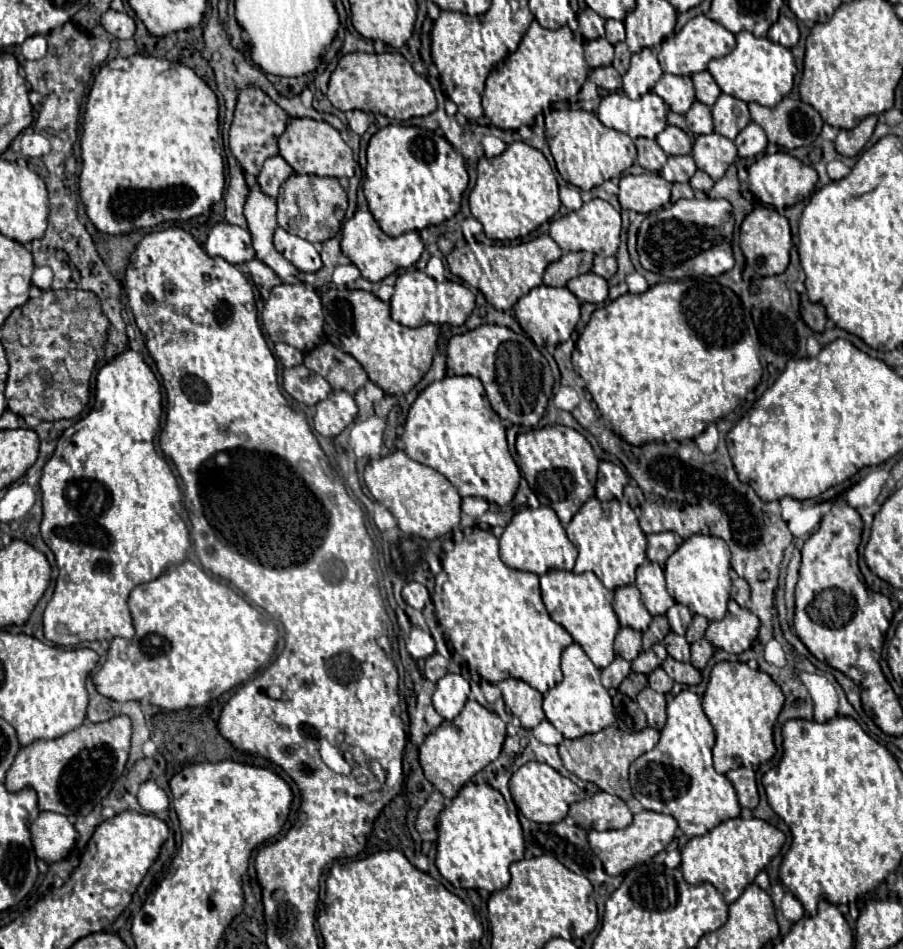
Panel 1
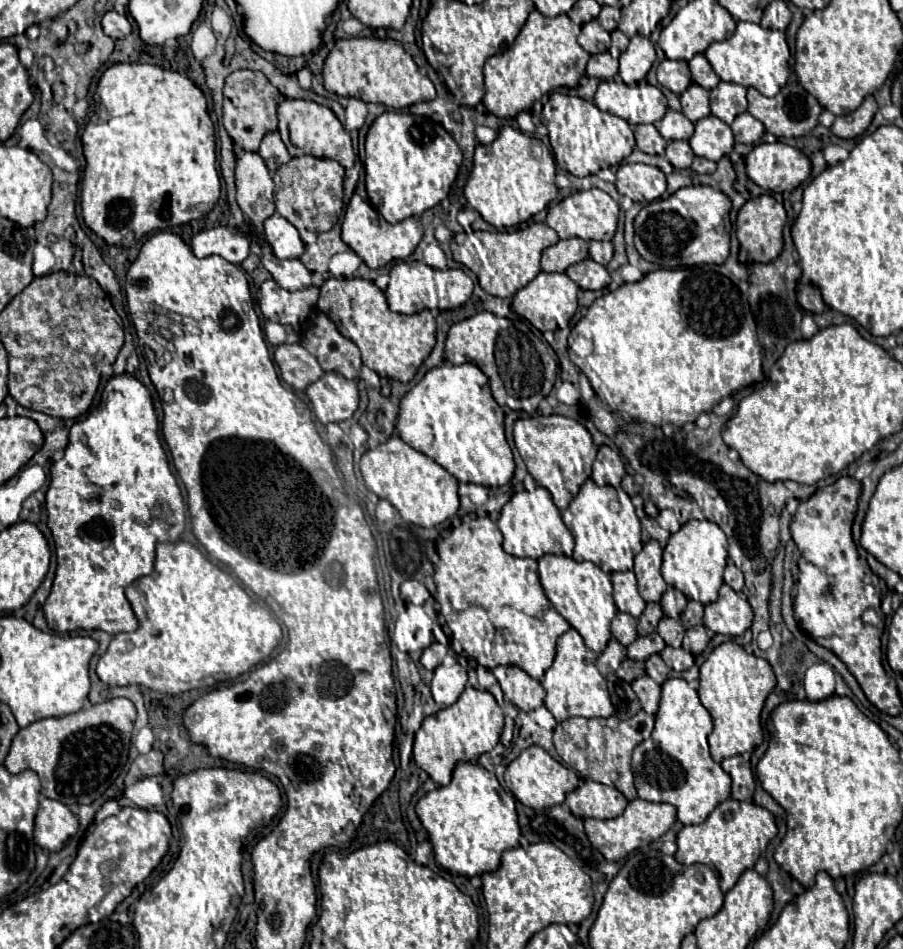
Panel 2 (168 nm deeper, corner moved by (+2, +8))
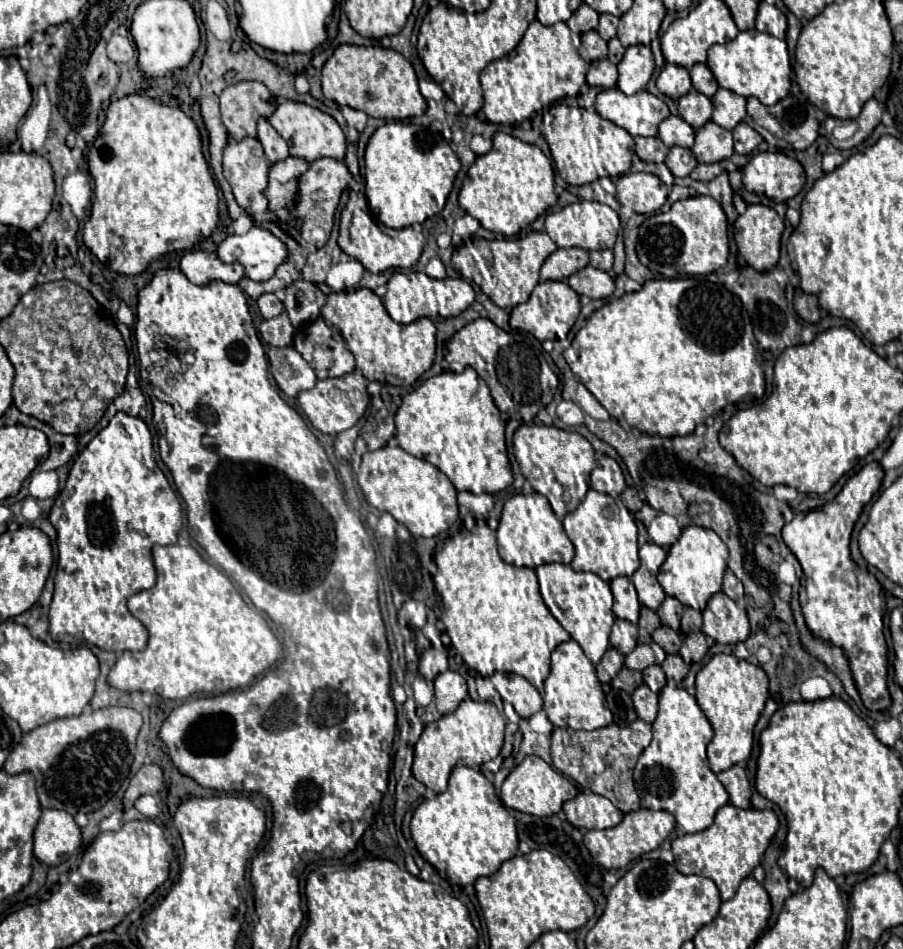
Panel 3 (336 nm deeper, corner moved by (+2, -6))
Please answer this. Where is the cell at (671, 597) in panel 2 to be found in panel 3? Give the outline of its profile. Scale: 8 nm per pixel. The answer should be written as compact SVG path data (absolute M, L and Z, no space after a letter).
M665 598L665 602L659 606L657 614L661 618L661 624L673 628L673 630L679 630L679 622L681 622L681 614L683 614L685 606L677 600L677 598Z

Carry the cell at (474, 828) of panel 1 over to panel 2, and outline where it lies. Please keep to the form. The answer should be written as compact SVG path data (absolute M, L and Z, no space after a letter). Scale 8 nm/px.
M457 762L453 770L453 778L447 786L439 786L431 792L427 792L415 806L415 812L423 824L423 828L429 834L429 842L435 852L435 860L439 866L449 870L451 874L459 876L479 876L485 872L493 872L499 868L501 854L507 848L519 846L519 822L517 822L517 812L515 812L515 798L503 790L495 774L485 770L477 762Z

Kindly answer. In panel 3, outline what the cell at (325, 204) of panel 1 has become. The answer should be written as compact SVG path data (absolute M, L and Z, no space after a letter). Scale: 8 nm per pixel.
M319 158L315 162L309 164L309 170L299 178L299 190L295 196L295 204L289 210L291 216L295 220L301 222L299 226L299 234L305 242L322 248L329 240L329 234L333 230L333 222L335 222L335 210L339 206L339 198L347 186L347 182L351 180L351 174L345 166L345 162L333 160L333 158Z

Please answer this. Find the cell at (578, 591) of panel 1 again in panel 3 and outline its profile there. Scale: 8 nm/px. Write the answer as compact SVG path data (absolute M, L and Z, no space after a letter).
M541 564L535 568L541 596L551 610L551 614L557 618L557 622L571 634L571 638L583 648L585 656L597 664L605 650L609 648L609 634L615 622L613 616L613 596L607 582L603 582L597 574L591 572L575 572L567 564Z

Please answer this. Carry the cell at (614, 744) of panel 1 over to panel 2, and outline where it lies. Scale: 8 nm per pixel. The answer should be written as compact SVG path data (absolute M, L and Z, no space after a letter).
M639 710L629 720L619 720L617 716L609 718L567 718L559 722L553 730L553 744L565 764L577 770L583 778L607 784L617 788L627 800L637 798L637 790L633 786L633 772L631 772L631 754L633 748L651 736L655 725L655 717Z

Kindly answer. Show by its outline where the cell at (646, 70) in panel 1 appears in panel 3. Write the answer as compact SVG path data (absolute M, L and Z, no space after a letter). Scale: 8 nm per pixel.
M641 44L629 46L623 60L619 62L617 88L623 94L637 94L639 90L645 90L653 70L655 70L655 62L649 46L641 46Z

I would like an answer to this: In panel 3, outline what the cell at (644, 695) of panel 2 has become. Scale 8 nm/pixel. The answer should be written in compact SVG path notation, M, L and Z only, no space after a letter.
M645 684L639 686L635 692L633 692L633 704L635 704L635 710L637 710L637 716L645 722L653 722L657 718L657 694L651 692Z

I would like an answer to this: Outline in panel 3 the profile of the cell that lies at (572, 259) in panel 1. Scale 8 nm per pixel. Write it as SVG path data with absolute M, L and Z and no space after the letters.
M559 248L541 266L541 280L567 280L589 264L589 252L583 248Z

